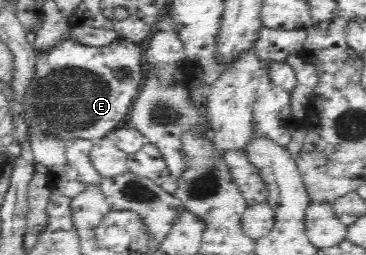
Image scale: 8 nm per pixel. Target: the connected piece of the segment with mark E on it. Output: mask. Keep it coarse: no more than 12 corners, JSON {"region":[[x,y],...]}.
{"region":[[72,36],[36,50],[34,134],[97,141],[128,116],[142,51]]}

